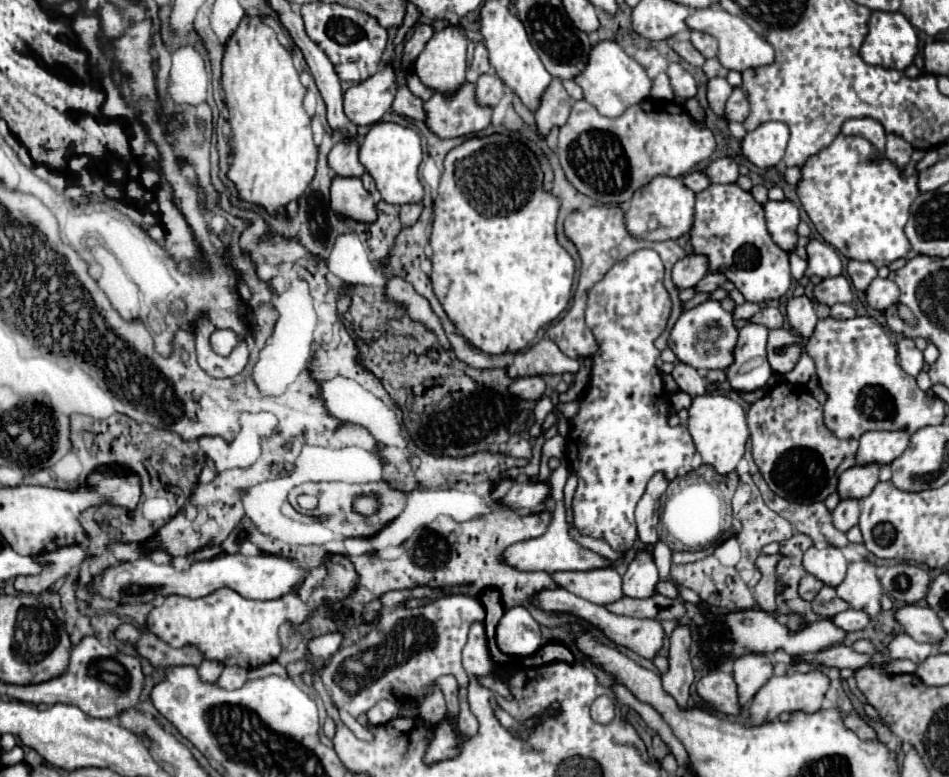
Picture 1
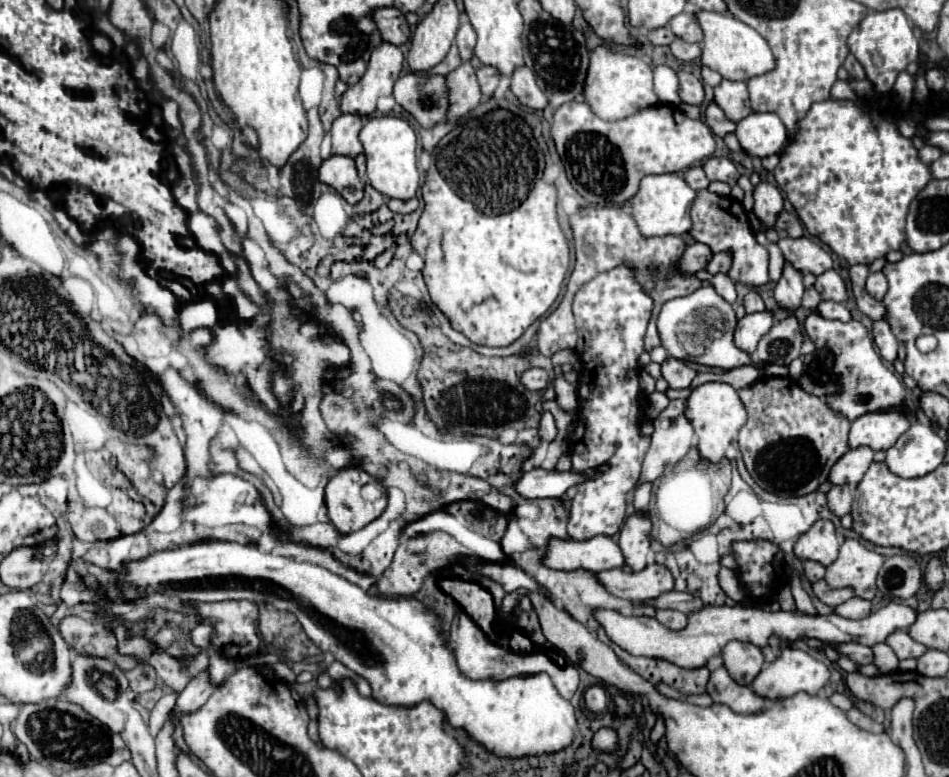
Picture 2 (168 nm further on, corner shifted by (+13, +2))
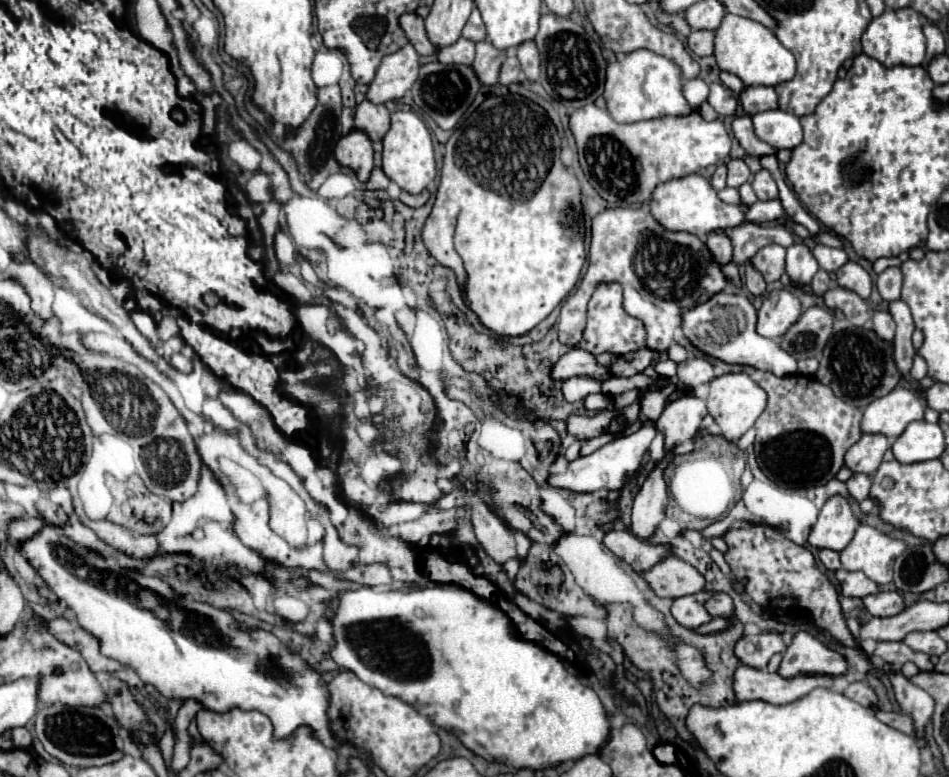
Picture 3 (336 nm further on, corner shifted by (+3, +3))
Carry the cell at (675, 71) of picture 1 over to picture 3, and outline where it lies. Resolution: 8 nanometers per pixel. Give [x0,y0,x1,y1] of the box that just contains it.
[709,84,739,116]

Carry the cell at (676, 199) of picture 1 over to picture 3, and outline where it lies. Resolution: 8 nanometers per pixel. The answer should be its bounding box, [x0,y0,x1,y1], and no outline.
[651,174,745,236]

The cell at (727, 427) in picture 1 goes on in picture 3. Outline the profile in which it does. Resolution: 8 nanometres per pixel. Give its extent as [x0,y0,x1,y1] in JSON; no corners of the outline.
[707,372,767,442]

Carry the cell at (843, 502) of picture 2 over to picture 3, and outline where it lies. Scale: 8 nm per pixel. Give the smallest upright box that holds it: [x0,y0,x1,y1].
[847,474,871,500]

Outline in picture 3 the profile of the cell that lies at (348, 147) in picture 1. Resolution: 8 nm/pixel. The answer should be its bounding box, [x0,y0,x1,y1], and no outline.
[355,100,391,142]

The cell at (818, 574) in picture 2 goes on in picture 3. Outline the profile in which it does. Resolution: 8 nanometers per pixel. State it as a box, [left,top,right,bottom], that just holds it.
[819,550,841,570]

